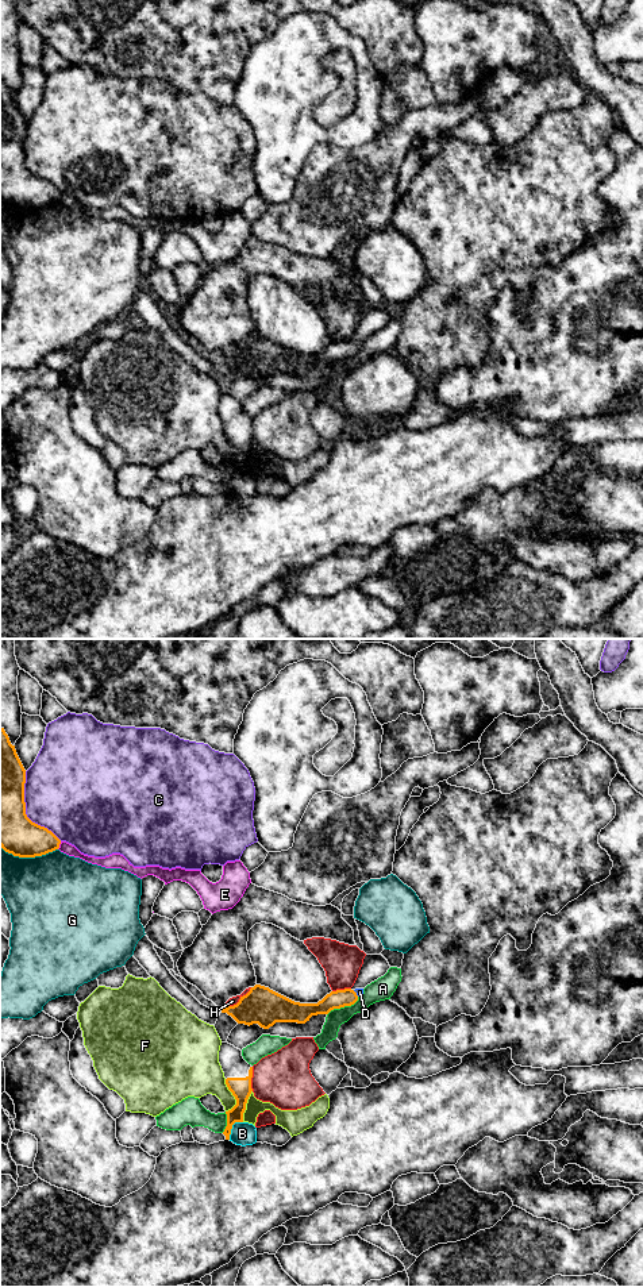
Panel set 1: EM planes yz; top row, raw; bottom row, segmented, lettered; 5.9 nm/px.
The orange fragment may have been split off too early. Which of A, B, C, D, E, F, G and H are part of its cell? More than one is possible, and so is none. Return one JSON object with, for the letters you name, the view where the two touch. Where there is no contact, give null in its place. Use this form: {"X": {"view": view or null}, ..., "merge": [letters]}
{"D": {"view": "yz"}, "merge": ["D"]}

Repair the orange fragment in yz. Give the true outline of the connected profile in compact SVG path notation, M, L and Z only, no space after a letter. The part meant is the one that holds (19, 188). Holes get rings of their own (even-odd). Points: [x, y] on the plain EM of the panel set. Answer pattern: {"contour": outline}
{"contour": "M0 78L0 199L14 208L35 209L59 200L61 192L26 166L26 122Z"}

